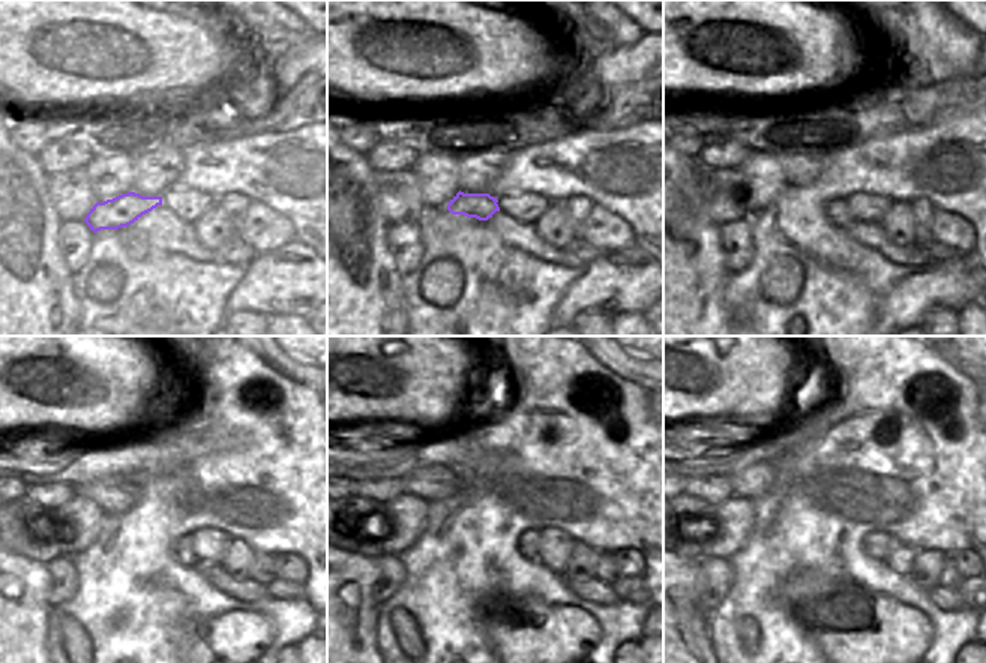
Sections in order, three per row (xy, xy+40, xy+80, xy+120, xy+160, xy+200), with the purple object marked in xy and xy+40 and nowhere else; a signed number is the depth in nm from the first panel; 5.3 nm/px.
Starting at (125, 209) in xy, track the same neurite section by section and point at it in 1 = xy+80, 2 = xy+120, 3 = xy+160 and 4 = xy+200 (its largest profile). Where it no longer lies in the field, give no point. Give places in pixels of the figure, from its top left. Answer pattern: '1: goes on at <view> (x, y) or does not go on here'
1: goes on at xy+80 (838, 212)
2: goes on at xy+120 (182, 549)
3: goes on at xy+160 (529, 542)
4: goes on at xy+200 (878, 545)

